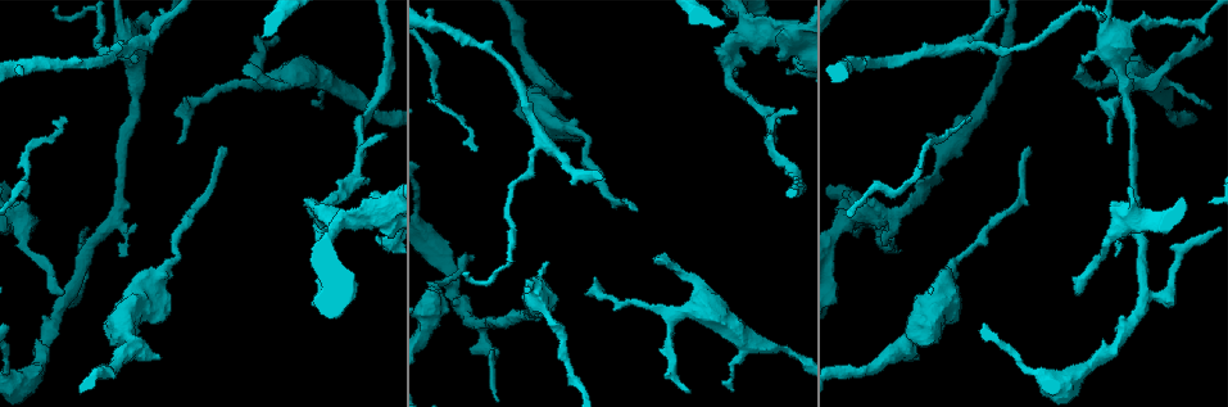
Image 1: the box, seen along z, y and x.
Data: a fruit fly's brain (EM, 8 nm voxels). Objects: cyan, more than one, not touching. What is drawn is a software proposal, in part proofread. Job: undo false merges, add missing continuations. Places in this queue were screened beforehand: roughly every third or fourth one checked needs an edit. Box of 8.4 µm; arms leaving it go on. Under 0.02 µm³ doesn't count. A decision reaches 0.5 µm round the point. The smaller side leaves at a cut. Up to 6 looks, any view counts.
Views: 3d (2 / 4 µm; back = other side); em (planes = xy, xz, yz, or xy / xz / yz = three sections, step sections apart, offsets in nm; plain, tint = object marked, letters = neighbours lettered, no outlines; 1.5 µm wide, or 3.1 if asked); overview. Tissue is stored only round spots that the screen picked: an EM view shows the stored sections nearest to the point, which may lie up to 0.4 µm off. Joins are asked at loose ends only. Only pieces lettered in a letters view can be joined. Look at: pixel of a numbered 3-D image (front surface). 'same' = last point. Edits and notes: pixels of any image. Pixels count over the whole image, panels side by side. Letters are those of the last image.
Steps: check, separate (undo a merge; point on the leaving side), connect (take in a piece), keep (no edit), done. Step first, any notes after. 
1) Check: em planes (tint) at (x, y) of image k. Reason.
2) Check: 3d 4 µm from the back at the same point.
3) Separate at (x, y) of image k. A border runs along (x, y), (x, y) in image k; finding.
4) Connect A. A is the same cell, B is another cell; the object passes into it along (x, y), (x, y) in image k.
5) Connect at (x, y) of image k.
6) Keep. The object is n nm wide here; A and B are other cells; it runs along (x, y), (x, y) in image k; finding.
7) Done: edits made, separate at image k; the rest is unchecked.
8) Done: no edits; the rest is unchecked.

Check: 3d 2 µm at (547, 265) of image 1. Free end.

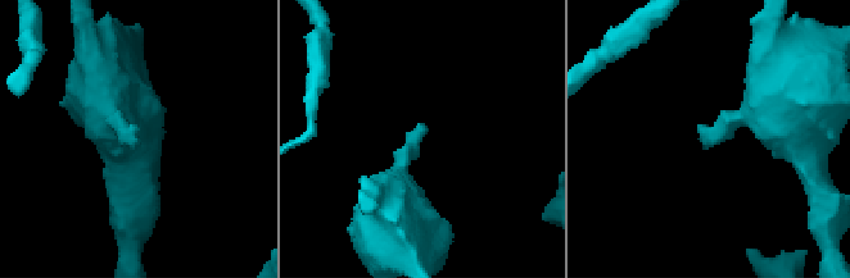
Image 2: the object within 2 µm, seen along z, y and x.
Check: em planes (letters) at (134, 147) of image 2. Now the EM.

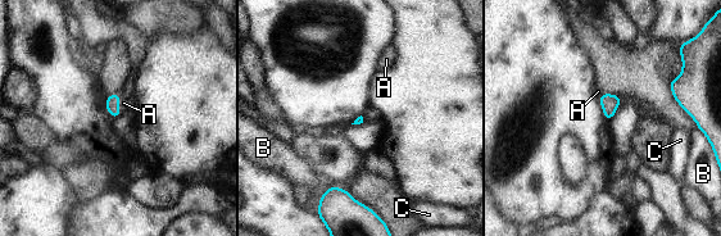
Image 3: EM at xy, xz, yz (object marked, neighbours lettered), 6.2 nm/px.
Connect A. A is the same cell, B and C are other cells; the object passes into it along (112, 103), (118, 103), (123, 103) in image 3; the cell continues.

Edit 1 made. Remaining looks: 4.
Check: em xz step 4 (plain) at (655, 258) of image 1. An open end.

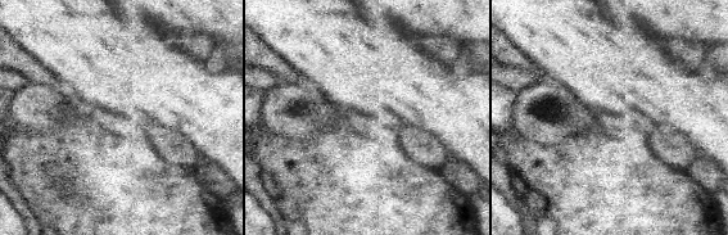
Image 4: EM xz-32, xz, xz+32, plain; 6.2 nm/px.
Check: em xz step 4 (letters) at the same point.

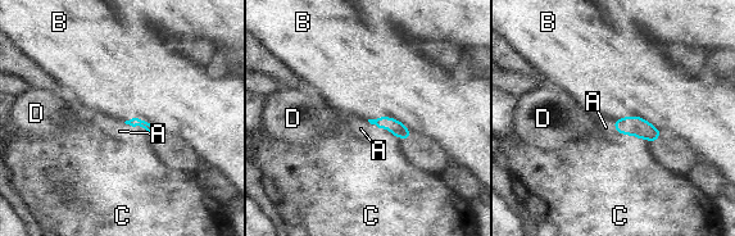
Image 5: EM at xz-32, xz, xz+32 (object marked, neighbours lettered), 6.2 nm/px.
Connect A. A is the same cell, B, C and D are other cells; the object passes into it along (642, 128), (621, 132), (606, 127) in image 5; it goes on there.

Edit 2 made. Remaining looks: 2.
Done: edits made, connect at image 3, connect at image 5; the rest is unchecked.

